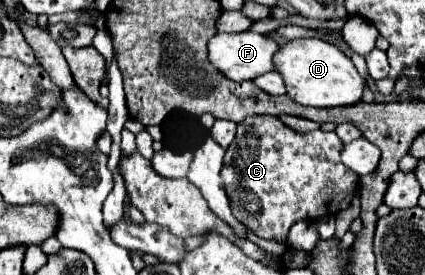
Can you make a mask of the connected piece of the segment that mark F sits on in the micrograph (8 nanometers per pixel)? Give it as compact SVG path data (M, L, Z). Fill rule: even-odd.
M245 31L245 33L217 33L209 41L209 61L219 73L229 77L231 81L245 81L245 79L257 77L259 73L273 71L271 57L277 49L279 47L273 39L269 39L265 35L259 35L259 33L251 33L251 31Z

